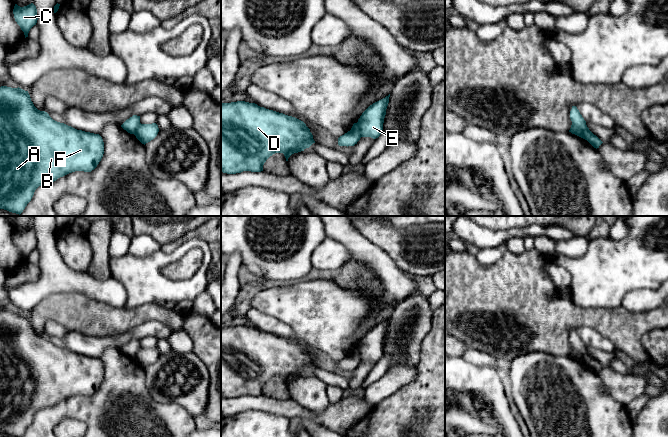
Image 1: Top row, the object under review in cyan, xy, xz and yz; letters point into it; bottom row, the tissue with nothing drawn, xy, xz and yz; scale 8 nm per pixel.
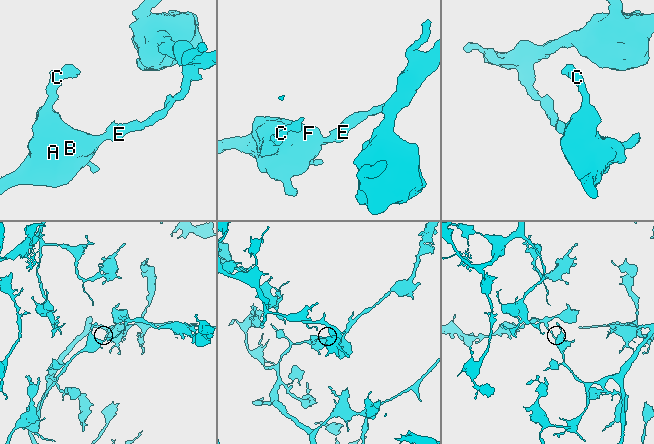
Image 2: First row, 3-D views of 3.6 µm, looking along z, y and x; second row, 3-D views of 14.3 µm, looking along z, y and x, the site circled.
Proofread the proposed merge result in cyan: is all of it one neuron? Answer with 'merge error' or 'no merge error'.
merge error

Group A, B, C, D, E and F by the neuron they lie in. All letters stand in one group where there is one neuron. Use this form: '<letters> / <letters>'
A B C D F / E

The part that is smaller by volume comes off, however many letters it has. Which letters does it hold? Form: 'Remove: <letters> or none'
Remove: E

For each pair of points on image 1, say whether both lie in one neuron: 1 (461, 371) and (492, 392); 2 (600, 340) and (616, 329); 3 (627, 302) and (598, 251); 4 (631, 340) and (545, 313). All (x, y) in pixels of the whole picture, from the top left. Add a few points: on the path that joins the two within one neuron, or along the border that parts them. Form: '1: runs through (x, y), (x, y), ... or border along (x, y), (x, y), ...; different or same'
1: runs through (469, 379), (484, 384); same
2: border along (583, 325), (596, 329), (612, 343), (615, 349); different
3: border along (646, 288), (630, 290), (620, 305); different
4: runs through (610, 322), (589, 316), (566, 316); same

